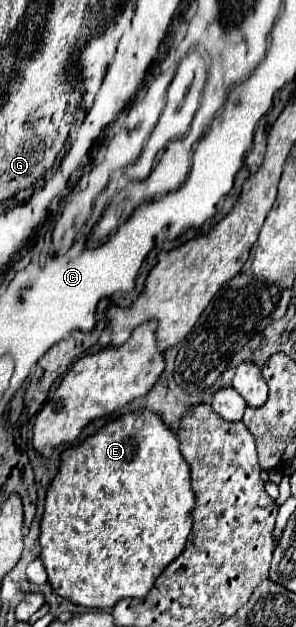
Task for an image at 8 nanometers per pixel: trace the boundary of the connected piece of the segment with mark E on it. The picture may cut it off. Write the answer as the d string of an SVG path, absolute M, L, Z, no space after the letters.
M138 409L132 413L120 415L116 419L110 419L94 435L90 435L84 443L80 443L78 447L70 447L60 455L60 469L46 493L44 517L42 517L42 527L40 527L40 545L42 545L40 559L48 571L48 583L64 599L68 599L76 605L82 605L82 607L90 607L90 609L112 609L124 597L146 597L148 591L152 589L156 577L164 571L164 567L170 561L174 561L180 555L180 551L184 551L184 545L192 531L194 501L196 501L196 495L192 493L192 473L188 469L188 463L182 459L180 441L176 437L176 433L162 421L160 415L156 415L150 409Z

